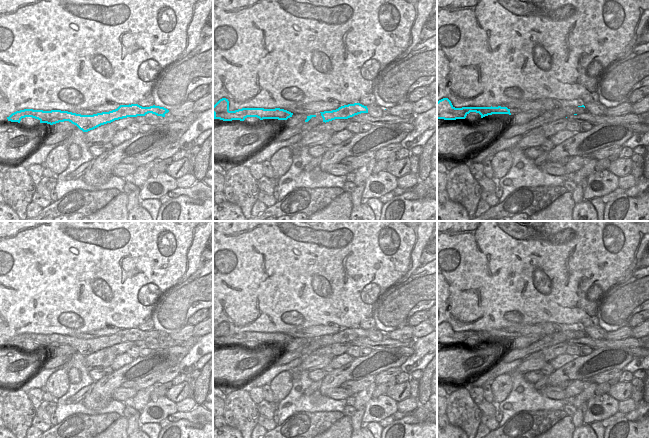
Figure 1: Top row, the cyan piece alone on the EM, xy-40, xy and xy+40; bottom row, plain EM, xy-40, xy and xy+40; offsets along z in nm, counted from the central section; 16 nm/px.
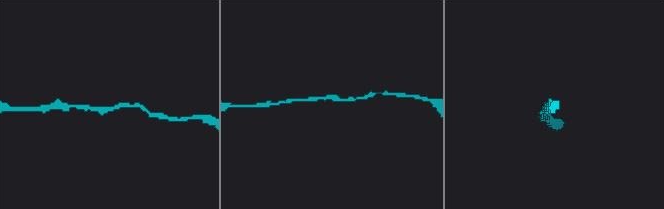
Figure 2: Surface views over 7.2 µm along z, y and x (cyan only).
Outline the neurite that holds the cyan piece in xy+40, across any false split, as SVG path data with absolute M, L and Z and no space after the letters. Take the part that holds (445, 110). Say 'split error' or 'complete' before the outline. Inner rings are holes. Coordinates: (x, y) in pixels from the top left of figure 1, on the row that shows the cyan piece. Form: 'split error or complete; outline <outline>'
complete; outline M443 98L437 102L437 119L456 120L465 119L470 112L476 112L481 118L492 114L509 114L507 107L462 107L455 108L448 98Z

